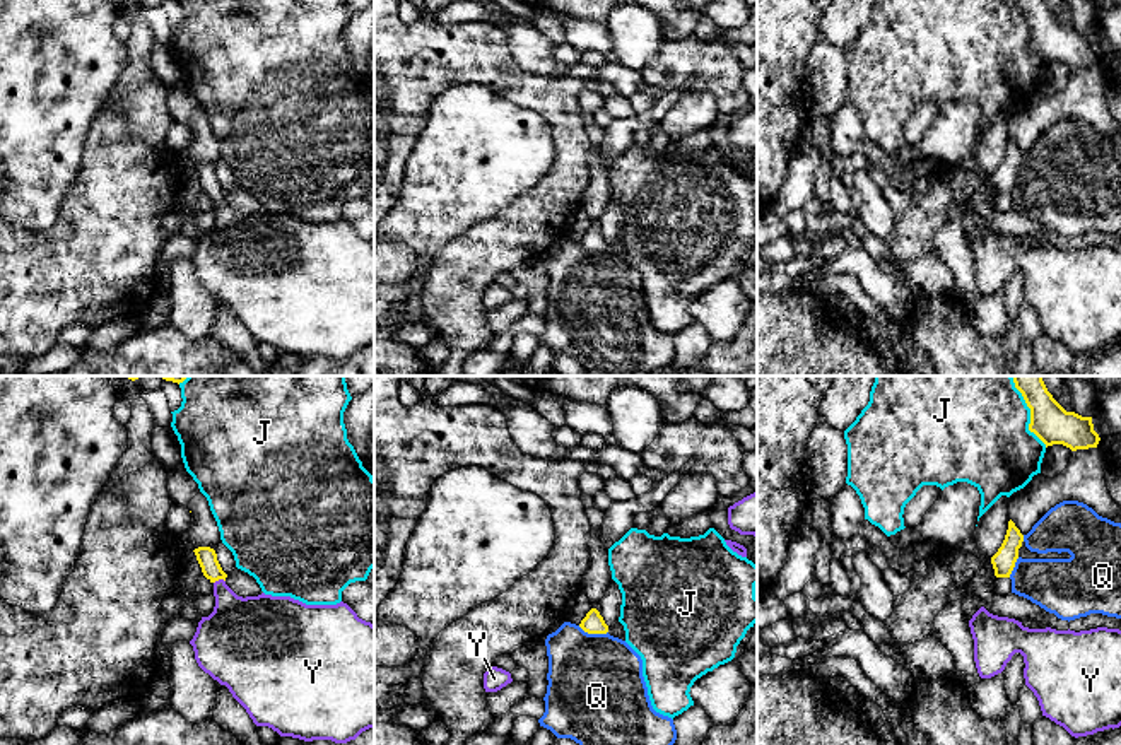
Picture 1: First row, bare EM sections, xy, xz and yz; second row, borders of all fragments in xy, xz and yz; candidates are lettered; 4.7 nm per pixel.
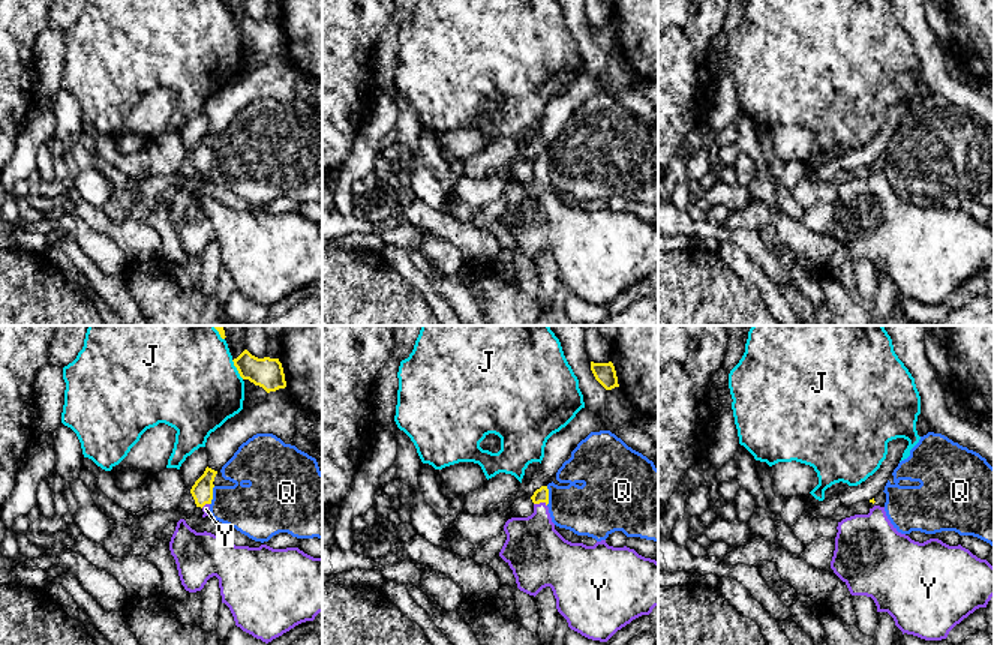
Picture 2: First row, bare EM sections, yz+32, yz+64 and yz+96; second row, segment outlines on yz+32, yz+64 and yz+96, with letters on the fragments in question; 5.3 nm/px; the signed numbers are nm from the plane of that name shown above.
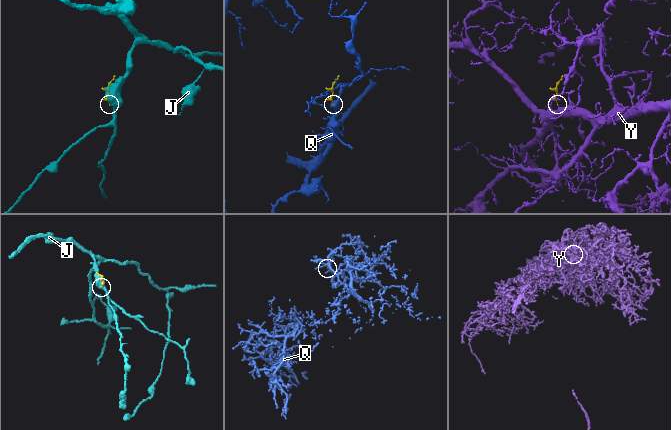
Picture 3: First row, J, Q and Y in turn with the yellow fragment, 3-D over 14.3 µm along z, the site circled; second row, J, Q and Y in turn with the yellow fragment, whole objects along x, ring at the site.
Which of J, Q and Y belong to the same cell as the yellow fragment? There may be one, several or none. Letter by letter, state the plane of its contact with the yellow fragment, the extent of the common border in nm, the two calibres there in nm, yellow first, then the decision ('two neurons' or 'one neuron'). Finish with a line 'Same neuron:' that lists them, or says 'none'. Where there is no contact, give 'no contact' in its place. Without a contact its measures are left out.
J: meets yellow in yz; contact 340 nm long; 180 nm thick on the yellow side, 460 nm on the other; two neurons
Q: meets yellow in xz; contact 150 nm long; 100 nm thick on the yellow side, 440 nm on the other; two neurons
Y: meets yellow in xy; contact 60 nm long; 90 nm thick on the yellow side, 280 nm on the other; one neuron
Same neuron: Y

